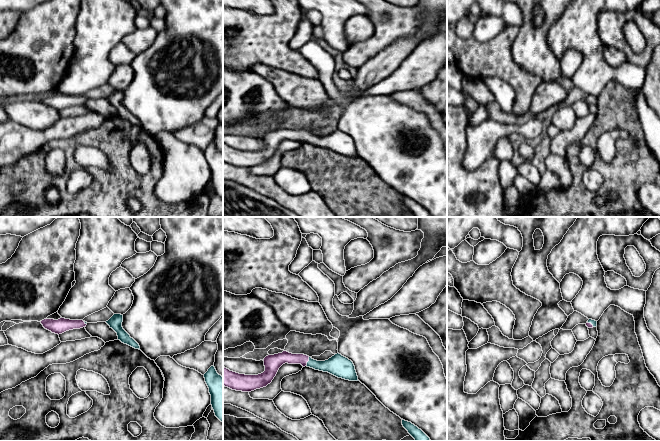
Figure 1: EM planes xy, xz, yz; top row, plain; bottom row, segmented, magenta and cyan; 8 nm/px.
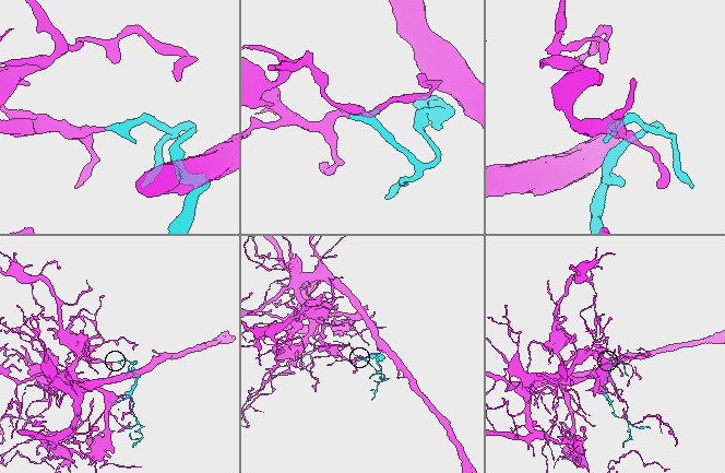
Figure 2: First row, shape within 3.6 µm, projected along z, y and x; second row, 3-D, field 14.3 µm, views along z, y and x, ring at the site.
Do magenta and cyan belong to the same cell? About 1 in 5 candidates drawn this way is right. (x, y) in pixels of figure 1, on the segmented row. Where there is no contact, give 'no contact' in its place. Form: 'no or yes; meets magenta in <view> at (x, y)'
yes; meets magenta in xz at (308, 360)

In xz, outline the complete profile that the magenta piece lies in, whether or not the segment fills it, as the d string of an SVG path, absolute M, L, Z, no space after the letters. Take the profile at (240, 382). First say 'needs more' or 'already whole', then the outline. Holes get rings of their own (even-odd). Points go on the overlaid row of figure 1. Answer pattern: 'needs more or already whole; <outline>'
needs more; M283 351L282 353L268 355L263 361L265 371L258 375L239 374L223 366L223 386L242 392L251 392L266 387L285 363L301 364L303 367L307 366L315 370L328 372L338 378L359 381L353 362L339 353L328 360L317 361L304 354L292 354Z

